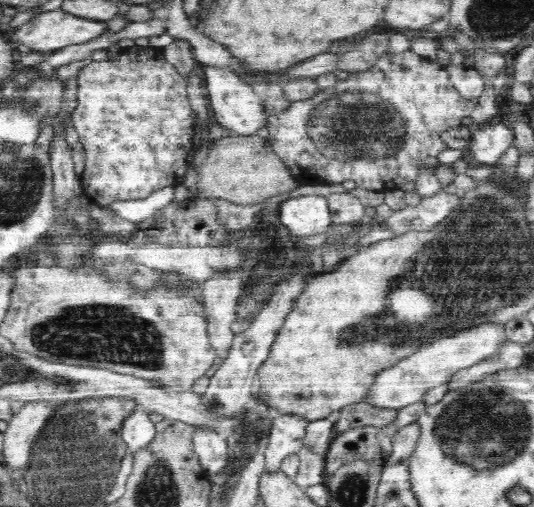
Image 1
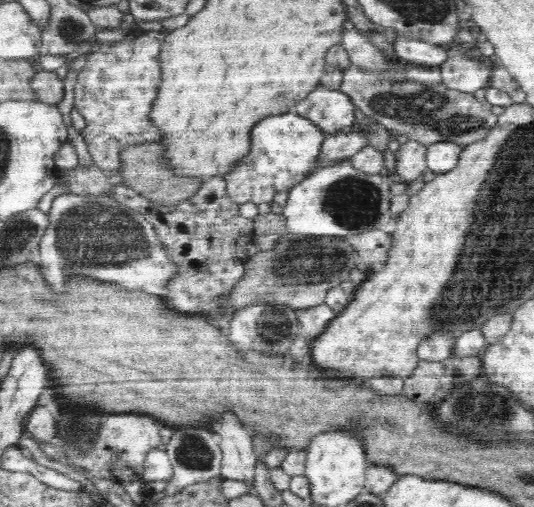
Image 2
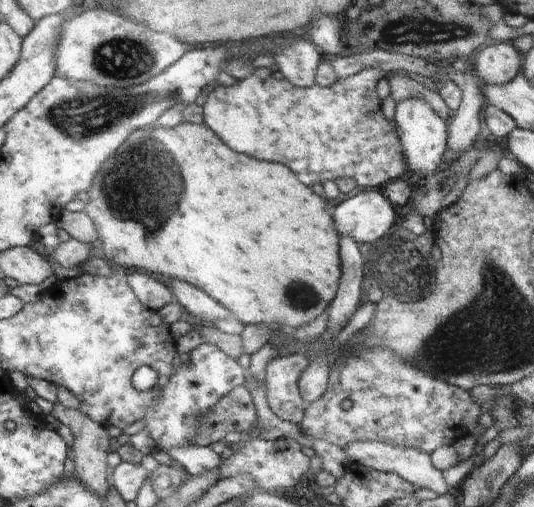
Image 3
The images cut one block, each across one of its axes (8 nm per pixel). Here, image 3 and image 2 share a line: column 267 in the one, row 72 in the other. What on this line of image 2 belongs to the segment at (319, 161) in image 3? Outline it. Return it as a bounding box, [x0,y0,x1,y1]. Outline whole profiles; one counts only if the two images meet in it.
[74,31,164,176]

